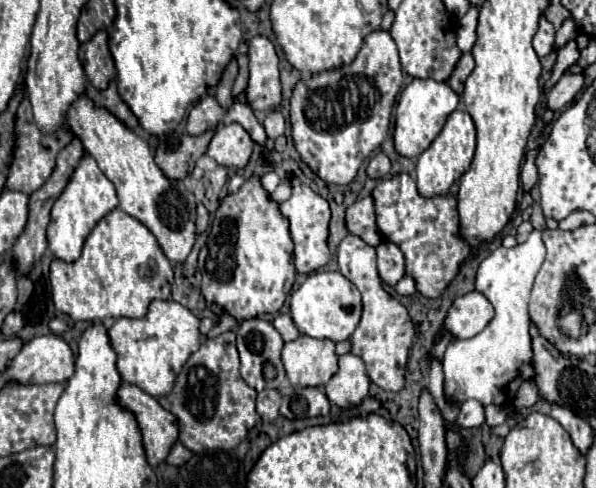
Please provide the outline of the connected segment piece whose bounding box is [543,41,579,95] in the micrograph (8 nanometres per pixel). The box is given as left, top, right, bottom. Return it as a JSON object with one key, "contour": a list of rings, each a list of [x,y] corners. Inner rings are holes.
{"contour":[[[569,41],[565,47],[557,49],[557,63],[555,63],[555,69],[553,69],[553,75],[551,79],[545,81],[545,87],[543,87],[543,93],[547,95],[547,91],[561,79],[561,75],[565,73],[567,67],[571,67],[573,63],[577,63],[579,59],[579,49],[575,45],[575,41]]]}

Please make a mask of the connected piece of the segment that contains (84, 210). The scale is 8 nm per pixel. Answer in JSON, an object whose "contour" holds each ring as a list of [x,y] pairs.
{"contour":[[[85,155],[79,163],[79,167],[75,169],[71,181],[67,183],[67,187],[63,189],[61,197],[55,201],[53,209],[51,209],[51,223],[47,227],[47,245],[49,251],[61,259],[61,261],[77,261],[83,249],[83,243],[87,239],[87,235],[91,233],[91,229],[115,207],[119,205],[117,201],[117,193],[113,183],[101,173],[101,169],[97,167],[95,159],[91,155]]]}

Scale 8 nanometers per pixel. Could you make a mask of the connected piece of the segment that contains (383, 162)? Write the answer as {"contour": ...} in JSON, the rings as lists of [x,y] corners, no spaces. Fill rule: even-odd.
{"contour":[[[377,153],[377,155],[371,159],[369,167],[367,167],[367,175],[369,175],[371,179],[383,179],[389,171],[391,171],[391,161],[389,161],[389,157],[387,157],[385,153]]]}

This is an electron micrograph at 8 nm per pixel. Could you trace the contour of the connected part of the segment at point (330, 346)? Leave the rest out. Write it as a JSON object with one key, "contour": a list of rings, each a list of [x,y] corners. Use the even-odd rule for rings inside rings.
{"contour":[[[299,335],[295,341],[285,343],[281,359],[291,385],[323,387],[337,373],[335,343]]]}

